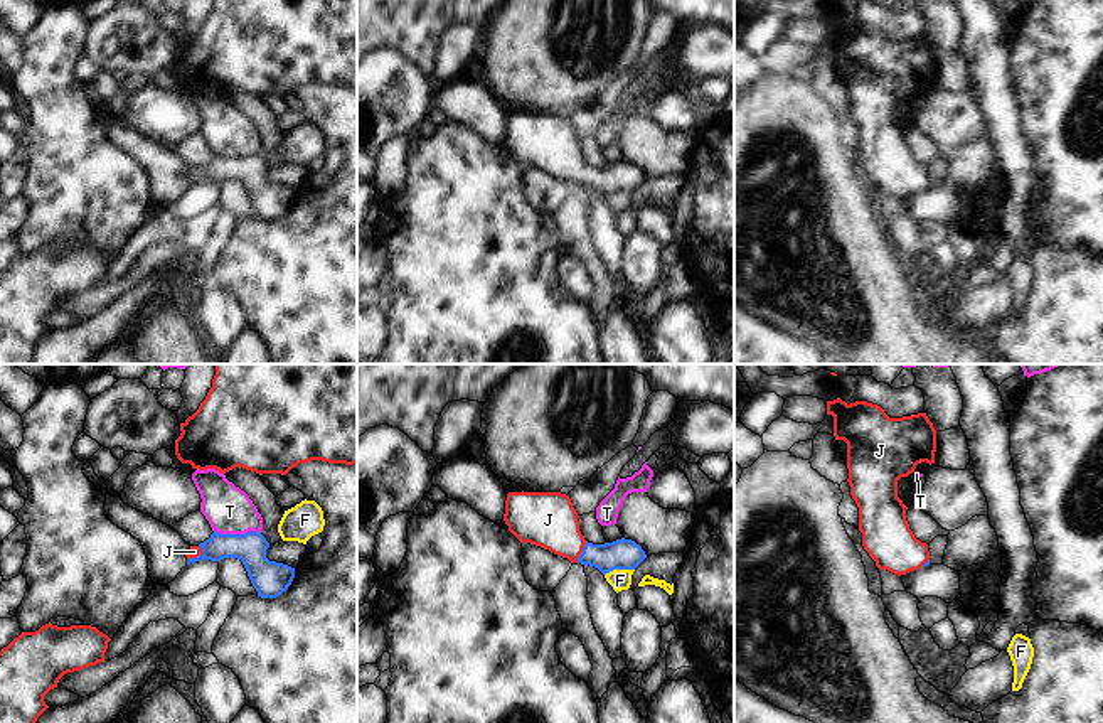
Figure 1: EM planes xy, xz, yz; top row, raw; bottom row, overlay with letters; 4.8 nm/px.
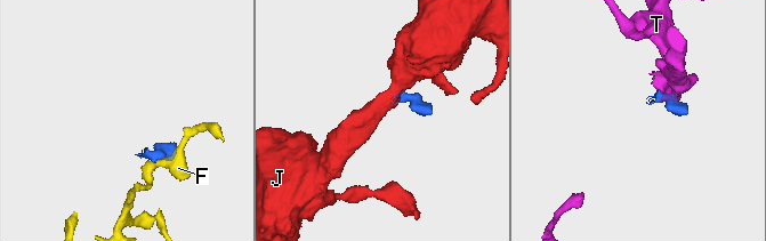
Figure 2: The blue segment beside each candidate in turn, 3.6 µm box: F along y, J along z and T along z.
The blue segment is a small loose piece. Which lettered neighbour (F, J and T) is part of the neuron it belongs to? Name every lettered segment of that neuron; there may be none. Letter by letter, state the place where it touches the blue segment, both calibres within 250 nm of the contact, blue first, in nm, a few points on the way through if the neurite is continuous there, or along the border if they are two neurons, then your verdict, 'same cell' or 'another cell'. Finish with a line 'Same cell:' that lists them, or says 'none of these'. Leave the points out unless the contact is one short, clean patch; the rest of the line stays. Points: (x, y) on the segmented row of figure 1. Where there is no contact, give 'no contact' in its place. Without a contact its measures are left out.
F: xz (618, 568) | 140/100 nm | along xz (634, 568), (613, 568), (605, 575) | another cell
J: xz (583, 551) | 140/260 nm | across xz (623, 553), (583, 551), (548, 519) | same cell
T: xy (238, 535) | 160/220 nm | along xy (214, 530), (221, 533), (260, 533) | another cell
Same cell: J

